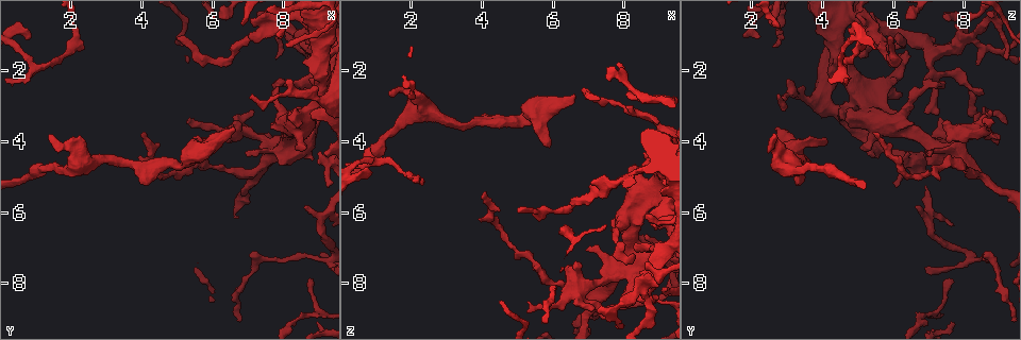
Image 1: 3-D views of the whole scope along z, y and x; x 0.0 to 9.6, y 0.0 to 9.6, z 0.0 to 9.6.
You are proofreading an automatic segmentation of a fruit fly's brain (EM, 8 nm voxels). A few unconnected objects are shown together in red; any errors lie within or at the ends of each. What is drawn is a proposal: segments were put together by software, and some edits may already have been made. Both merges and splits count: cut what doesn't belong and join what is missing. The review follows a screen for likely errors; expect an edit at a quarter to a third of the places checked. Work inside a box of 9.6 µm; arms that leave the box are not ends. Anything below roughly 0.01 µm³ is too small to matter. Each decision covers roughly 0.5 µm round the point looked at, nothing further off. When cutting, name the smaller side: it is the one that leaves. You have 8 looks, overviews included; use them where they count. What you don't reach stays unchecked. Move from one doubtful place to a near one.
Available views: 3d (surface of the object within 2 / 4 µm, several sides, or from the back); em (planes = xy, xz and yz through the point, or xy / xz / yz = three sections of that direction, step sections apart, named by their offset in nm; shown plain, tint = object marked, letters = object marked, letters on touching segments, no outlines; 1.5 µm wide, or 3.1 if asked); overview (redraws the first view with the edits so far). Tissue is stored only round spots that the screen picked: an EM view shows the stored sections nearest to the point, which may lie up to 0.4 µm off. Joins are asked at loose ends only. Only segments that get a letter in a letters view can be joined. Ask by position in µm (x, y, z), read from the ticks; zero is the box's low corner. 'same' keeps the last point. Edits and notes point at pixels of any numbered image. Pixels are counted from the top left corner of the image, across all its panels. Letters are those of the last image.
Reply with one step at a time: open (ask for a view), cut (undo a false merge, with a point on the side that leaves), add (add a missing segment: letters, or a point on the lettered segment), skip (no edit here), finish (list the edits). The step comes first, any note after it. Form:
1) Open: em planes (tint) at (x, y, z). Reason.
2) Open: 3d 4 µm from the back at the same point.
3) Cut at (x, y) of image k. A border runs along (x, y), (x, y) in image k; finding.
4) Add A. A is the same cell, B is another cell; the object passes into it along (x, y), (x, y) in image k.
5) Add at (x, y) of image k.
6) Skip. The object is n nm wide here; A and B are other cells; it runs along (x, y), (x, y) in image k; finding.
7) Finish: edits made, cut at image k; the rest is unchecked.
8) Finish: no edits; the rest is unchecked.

Open: 3d 4 µm at (2.05, 0.80, 5.10). Tapers out.

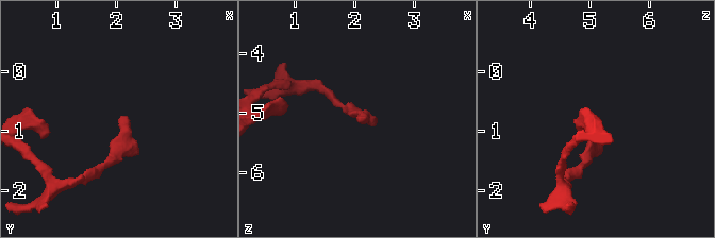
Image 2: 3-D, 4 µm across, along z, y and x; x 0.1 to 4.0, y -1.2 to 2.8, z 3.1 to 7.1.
Open: em planes (letters) at (2.00, 0.75, 5.10).

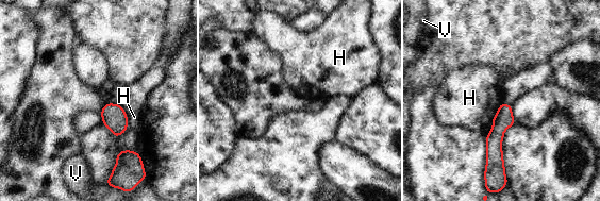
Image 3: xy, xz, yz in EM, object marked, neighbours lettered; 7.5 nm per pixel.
Skip. The object is 130 nm wide here; H and V are other cells; a border runs along (502, 101), (490, 120) in image 3; none of them fits.

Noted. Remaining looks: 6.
Open: em planes (plain) at (0.75, 2.40, 4.35). Branch stops here.

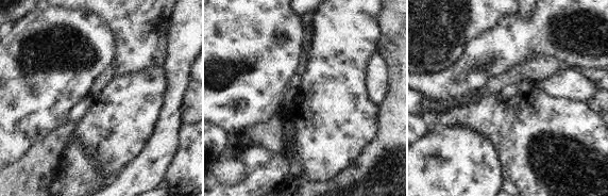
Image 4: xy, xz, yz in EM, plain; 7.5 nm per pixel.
Open: em planes (letters) at the same point. See the neighbours.

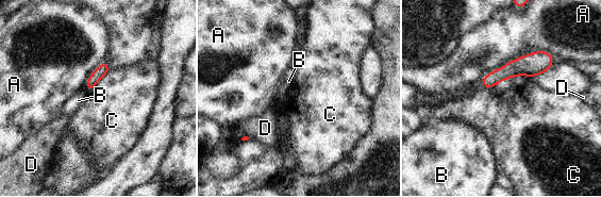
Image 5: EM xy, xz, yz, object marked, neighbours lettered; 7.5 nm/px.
Skip. The longest contact is with A, 550 nm; A, B, C and D are other cells; none of them fits.

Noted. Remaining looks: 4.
Open: 3d 2 µm at (5.85, 4.05, 4.10). Branch stops here.

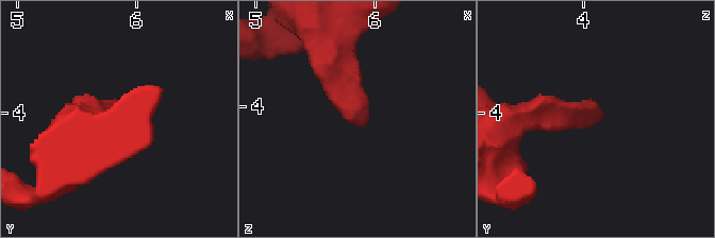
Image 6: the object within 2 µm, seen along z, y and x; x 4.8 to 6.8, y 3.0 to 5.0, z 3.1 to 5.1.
Open: em planes (letters) at (5.90, 4.12, 4.12).

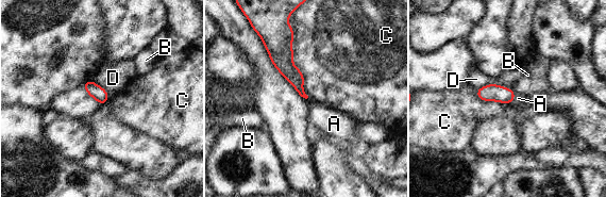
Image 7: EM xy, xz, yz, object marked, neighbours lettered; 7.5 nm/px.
Skip. A, B, C and D are other cells; a border runs along (292, 29), (292, 63), (308, 96) in image 7; no lettered segment goes on from it.

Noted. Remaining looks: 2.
Finish: no edits; the rest is unchecked.

